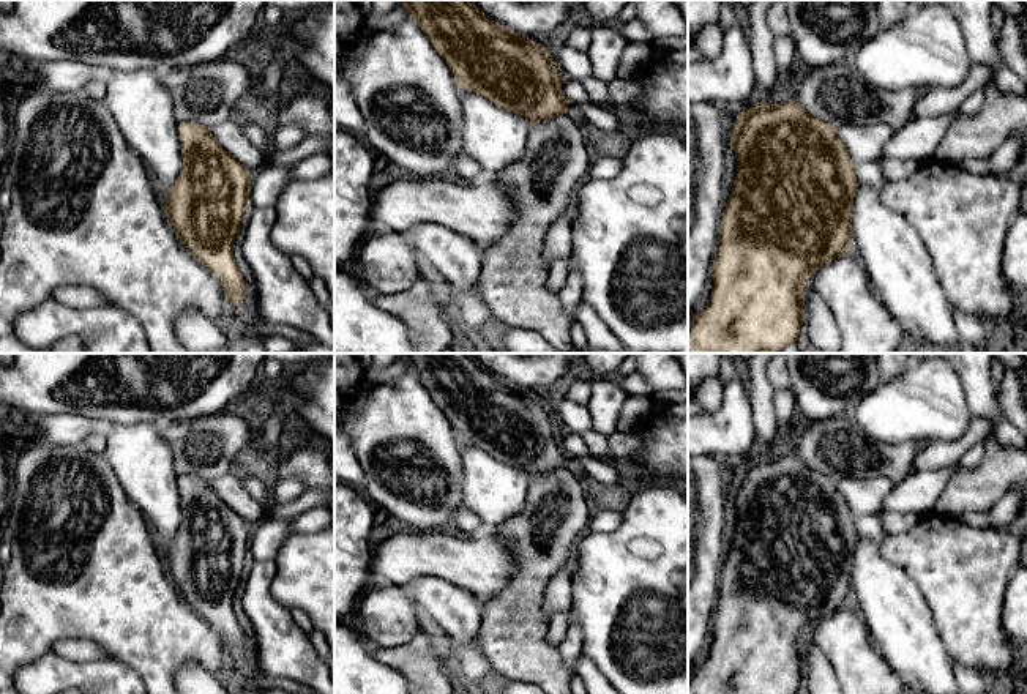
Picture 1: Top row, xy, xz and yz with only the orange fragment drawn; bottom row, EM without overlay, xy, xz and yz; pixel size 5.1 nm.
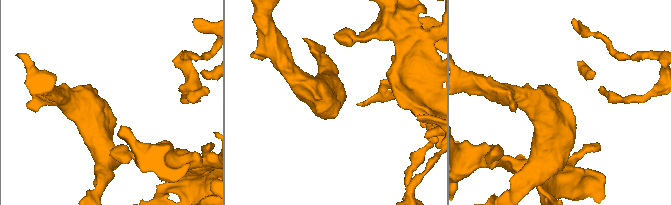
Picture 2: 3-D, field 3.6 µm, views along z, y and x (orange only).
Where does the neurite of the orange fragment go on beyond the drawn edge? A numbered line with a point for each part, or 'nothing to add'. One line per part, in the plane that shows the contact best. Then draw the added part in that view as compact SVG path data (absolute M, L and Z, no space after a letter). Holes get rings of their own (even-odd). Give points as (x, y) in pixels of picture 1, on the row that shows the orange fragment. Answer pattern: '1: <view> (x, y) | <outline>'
1: yz (836, 93) | M852 62L811 68L797 84L798 104L811 115L835 128L846 123L858 126L887 123L894 131L913 120L921 91L899 91L869 85Z

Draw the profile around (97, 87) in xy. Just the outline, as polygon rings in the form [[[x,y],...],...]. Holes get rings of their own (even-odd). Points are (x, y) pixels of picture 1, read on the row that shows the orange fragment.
[[[96,68],[95,76],[85,87],[87,95],[90,95],[91,98],[95,98],[98,101],[104,101],[107,79],[109,79],[109,71],[103,69],[103,68]]]

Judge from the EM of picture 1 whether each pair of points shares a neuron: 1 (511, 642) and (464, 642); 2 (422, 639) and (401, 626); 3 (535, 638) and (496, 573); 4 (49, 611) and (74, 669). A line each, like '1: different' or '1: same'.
1: different
2: different
3: different
4: different

